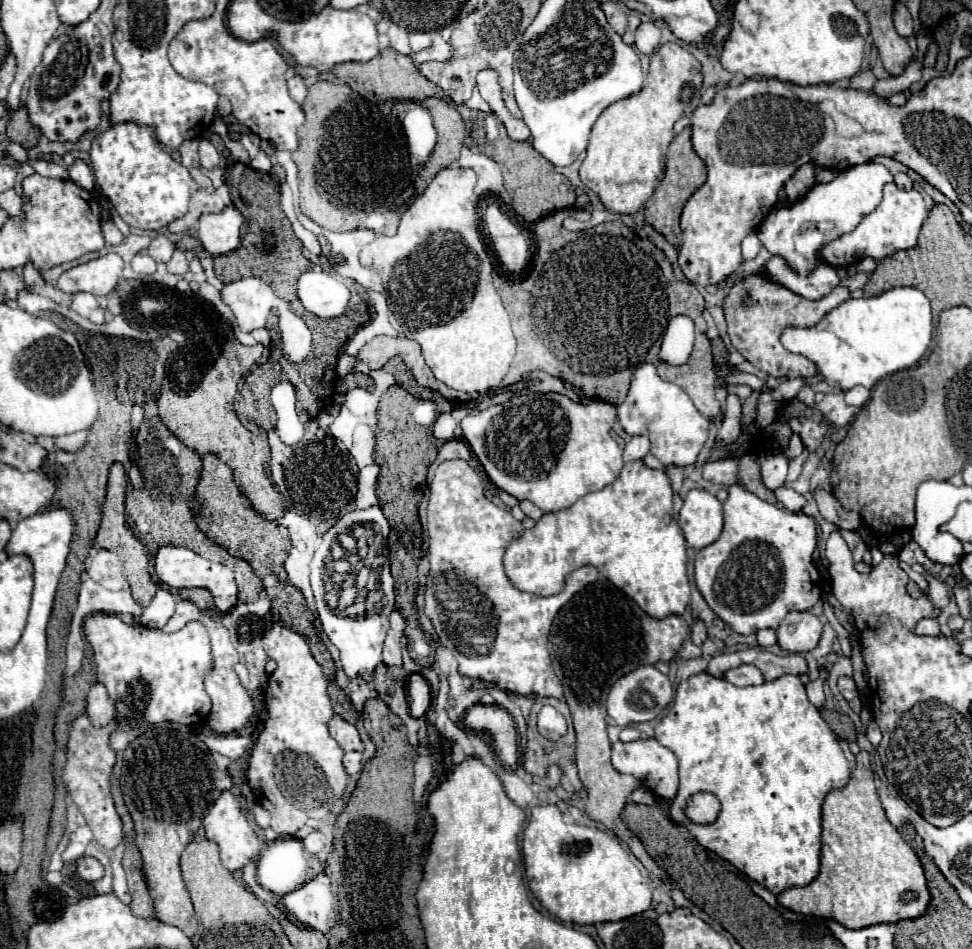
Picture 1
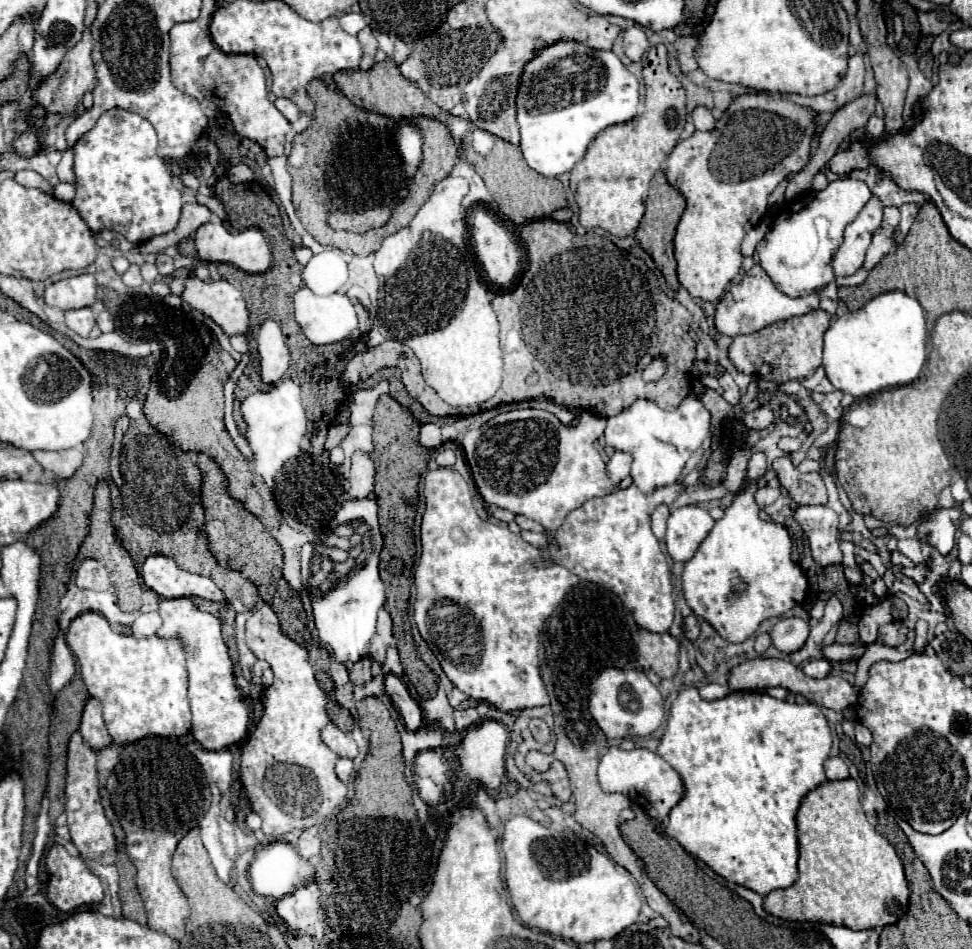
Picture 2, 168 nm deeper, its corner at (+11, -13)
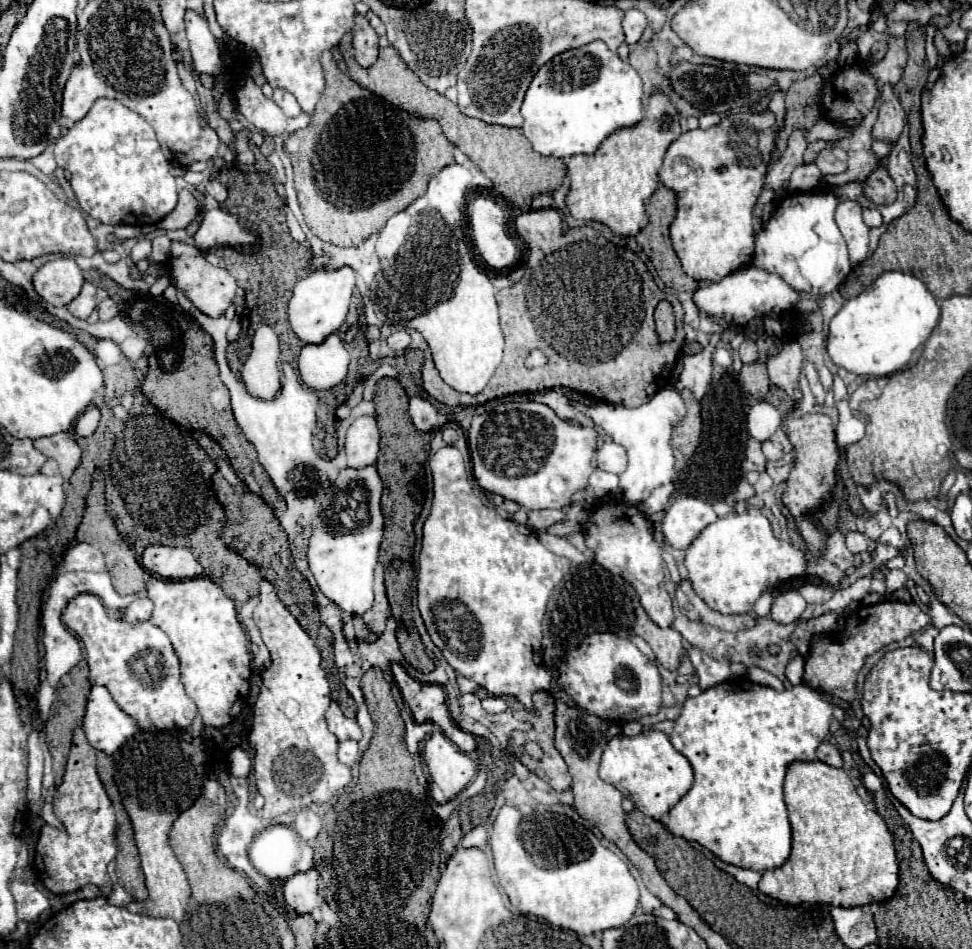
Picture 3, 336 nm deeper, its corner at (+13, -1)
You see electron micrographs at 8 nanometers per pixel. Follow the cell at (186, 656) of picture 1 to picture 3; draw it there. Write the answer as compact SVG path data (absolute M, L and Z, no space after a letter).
M93 594L73 598L61 614L61 622L75 632L85 646L89 682L103 684L117 706L137 720L141 730L181 730L191 726L193 718L197 716L197 706L183 690L179 680L179 660L161 628L151 622L129 624L125 620L111 620L101 600L97 600Z

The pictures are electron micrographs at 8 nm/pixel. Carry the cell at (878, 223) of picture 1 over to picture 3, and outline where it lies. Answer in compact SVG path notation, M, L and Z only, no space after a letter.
M843 200L835 212L835 222L847 242L851 264L861 264L867 258L869 228L861 218L863 206L855 200Z

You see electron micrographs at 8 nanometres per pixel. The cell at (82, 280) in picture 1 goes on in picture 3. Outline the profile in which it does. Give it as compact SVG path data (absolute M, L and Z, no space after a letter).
M59 258L47 262L33 276L35 292L53 306L67 306L85 284L81 268L73 258Z

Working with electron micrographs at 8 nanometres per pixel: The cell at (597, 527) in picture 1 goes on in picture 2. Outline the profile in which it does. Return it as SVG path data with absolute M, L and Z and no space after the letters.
M679 482L655 490L651 496L643 496L633 484L625 490L615 488L609 496L589 500L573 510L563 526L555 534L549 534L553 544L541 548L541 552L549 560L571 568L579 578L615 592L633 612L633 618L641 628L657 634L669 632L675 614L673 584L667 558L651 532L651 514L659 504L677 500L681 492L683 486Z

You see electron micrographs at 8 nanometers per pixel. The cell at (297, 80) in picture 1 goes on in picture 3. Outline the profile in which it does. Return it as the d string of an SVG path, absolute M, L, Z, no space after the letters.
M277 88L277 90L275 90L275 94L273 94L273 100L275 100L275 102L277 102L277 106L285 112L285 116L287 116L287 118L293 118L293 116L301 114L301 106L297 104L295 96L293 96L293 94L289 94L287 90Z

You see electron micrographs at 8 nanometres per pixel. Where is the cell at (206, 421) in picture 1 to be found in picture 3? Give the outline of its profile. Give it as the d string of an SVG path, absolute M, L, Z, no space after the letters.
M191 324L191 326L193 328L185 334L185 354L183 354L181 368L175 372L165 372L165 370L159 370L157 364L155 366L151 364L147 376L141 384L141 390L147 396L147 400L163 416L169 416L181 428L199 430L199 432L209 434L213 440L217 440L221 444L221 448L225 450L225 454L229 456L229 462L231 462L235 474L249 486L249 490L253 494L259 494L279 516L287 508L285 500L277 492L275 484L269 480L267 472L263 470L263 466L257 460L255 448L241 434L241 430L231 414L229 390L225 388L225 384L219 378L219 368L217 368L217 362L213 356L213 340L209 340L209 334L199 324Z

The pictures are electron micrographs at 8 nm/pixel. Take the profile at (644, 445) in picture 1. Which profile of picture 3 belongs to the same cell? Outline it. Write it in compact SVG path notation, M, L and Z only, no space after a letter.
M603 442L601 448L597 450L597 460L599 460L599 468L605 472L613 472L613 474L621 474L627 468L627 454L625 448L615 444L615 442Z

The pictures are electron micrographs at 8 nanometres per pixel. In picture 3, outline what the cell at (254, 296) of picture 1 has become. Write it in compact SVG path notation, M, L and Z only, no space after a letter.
M173 242L173 244L171 244L169 264L171 264L173 284L175 284L179 290L183 290L183 294L185 294L201 312L205 312L207 316L211 316L211 318L223 316L225 310L233 304L233 298L235 298L235 292L237 292L237 282L235 282L235 278L233 278L225 268L211 266L211 264L205 260L205 256L201 254L201 250L193 248L193 246L189 246L189 244Z

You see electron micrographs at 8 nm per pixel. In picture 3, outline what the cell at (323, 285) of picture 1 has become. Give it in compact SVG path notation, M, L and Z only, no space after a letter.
M347 266L339 270L311 272L307 278L301 278L295 284L293 296L289 300L289 322L293 332L305 344L321 344L329 334L337 332L347 318L353 286L355 286L355 274Z

